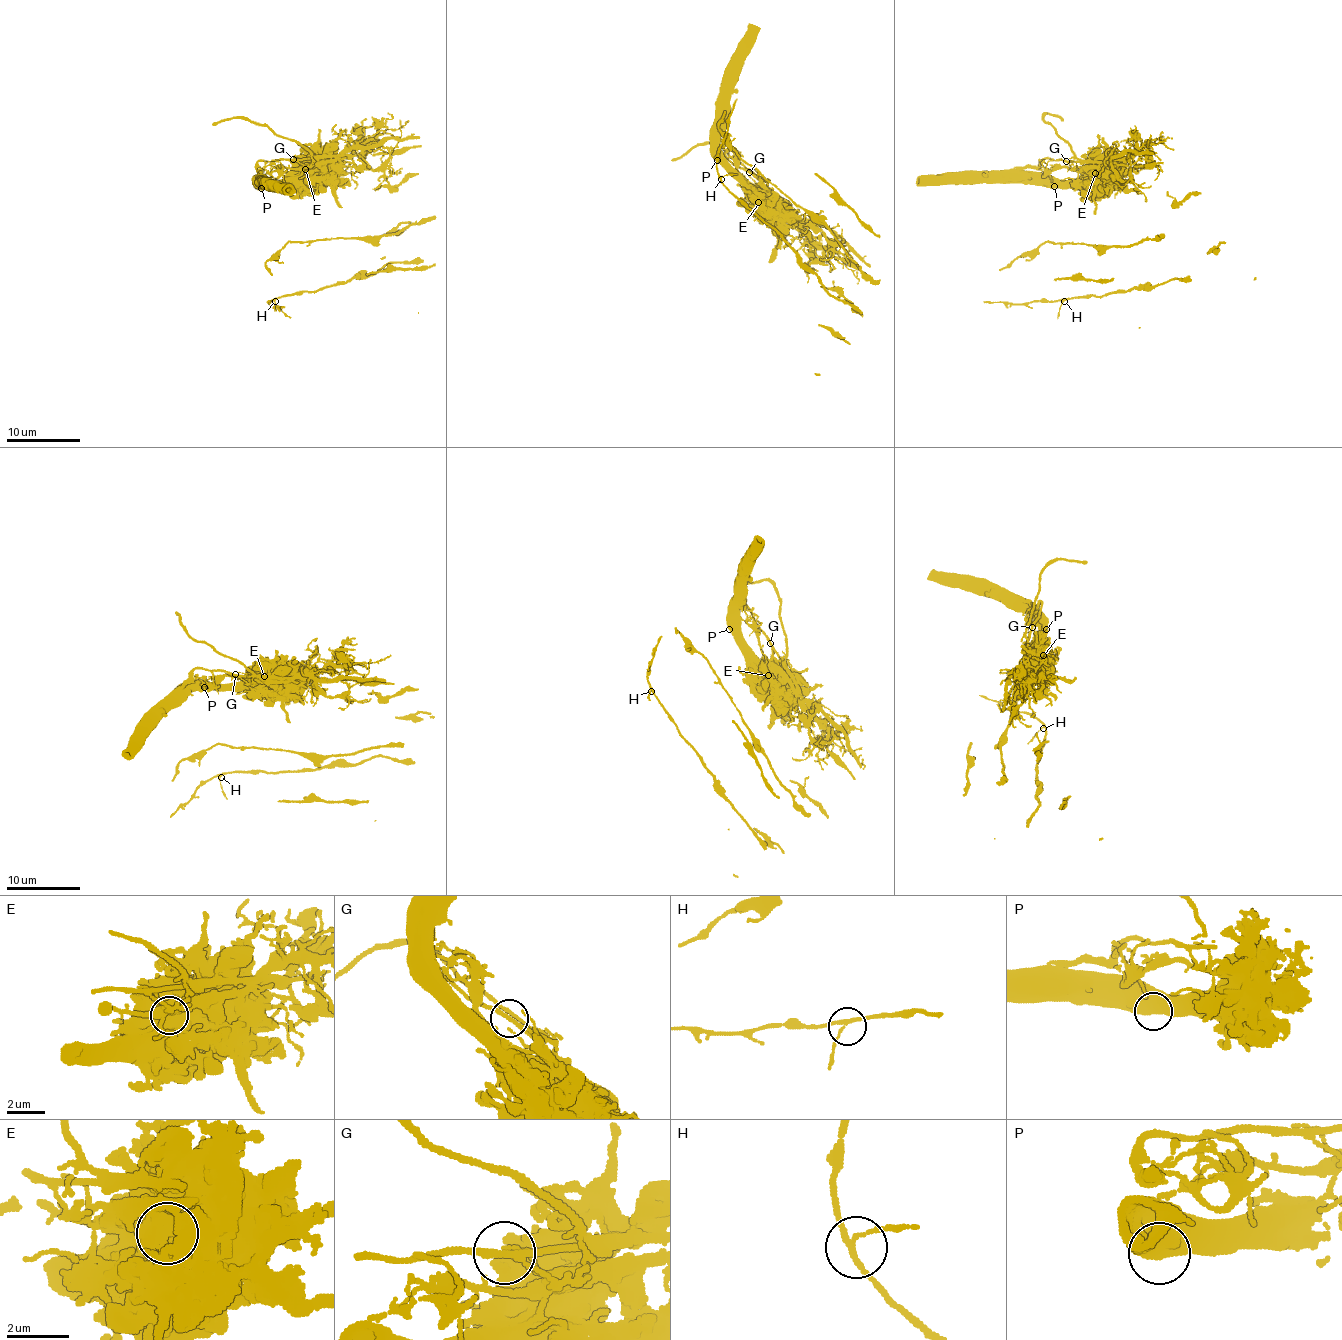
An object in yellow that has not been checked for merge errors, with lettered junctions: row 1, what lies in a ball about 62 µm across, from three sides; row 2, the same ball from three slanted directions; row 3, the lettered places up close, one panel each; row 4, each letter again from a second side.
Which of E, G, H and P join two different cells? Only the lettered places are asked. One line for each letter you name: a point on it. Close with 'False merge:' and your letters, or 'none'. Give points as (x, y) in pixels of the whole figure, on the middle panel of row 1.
E: at (758, 202)
G: at (749, 172)
False merge: E, G

